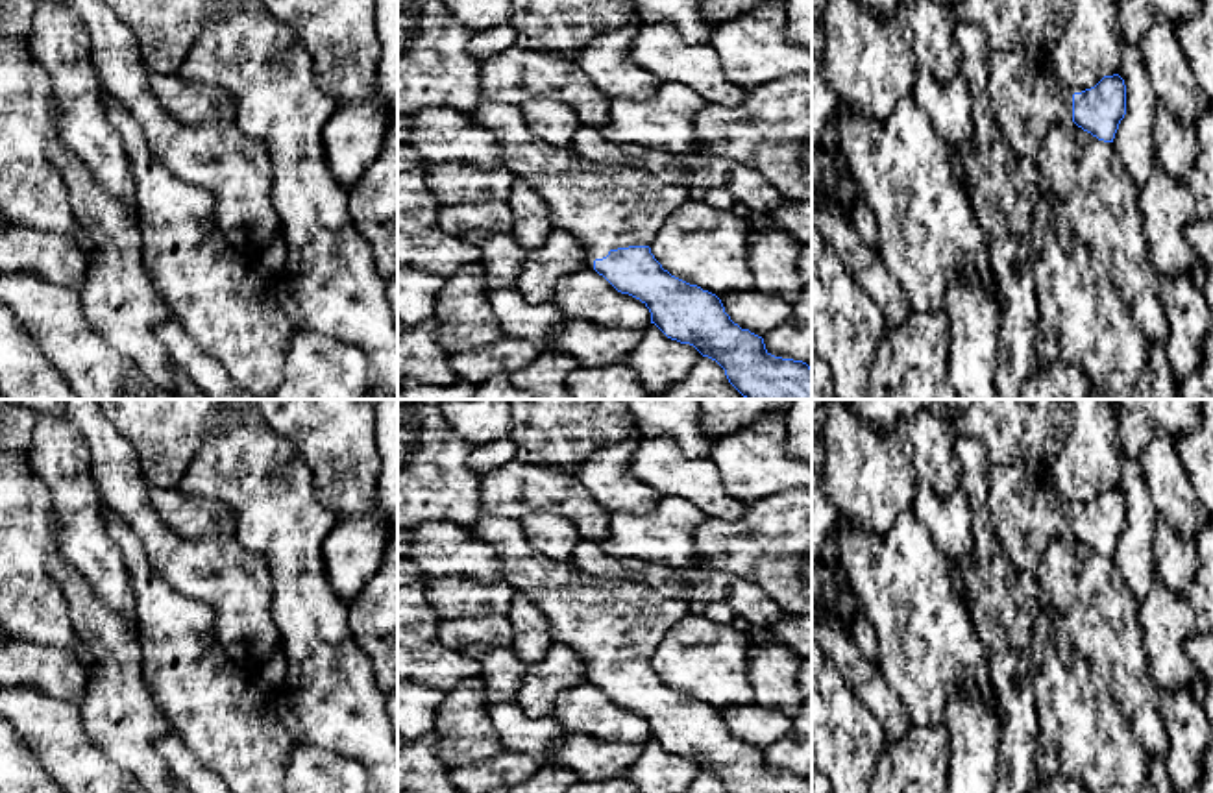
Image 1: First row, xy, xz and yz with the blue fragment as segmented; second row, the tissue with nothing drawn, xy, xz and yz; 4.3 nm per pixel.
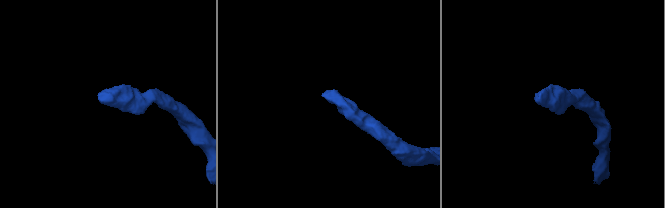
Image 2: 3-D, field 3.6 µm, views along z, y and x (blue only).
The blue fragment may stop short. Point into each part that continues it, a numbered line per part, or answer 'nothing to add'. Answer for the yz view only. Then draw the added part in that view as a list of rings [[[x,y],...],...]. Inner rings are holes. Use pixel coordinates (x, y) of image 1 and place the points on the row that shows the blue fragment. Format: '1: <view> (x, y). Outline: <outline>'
1: yz (1027, 97). Outline: [[[1023,46],[993,52],[989,98],[997,124],[1019,157],[1034,157],[1052,126],[1072,122],[1072,91],[1056,78],[1048,54]]]

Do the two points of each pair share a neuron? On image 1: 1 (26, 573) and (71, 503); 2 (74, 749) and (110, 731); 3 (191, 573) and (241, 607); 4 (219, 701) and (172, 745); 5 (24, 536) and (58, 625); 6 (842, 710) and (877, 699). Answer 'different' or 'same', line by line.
1: different
2: different
3: same
4: different
5: same
6: different

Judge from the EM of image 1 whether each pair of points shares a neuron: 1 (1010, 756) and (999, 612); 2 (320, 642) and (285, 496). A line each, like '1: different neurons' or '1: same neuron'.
1: same neuron
2: same neuron

